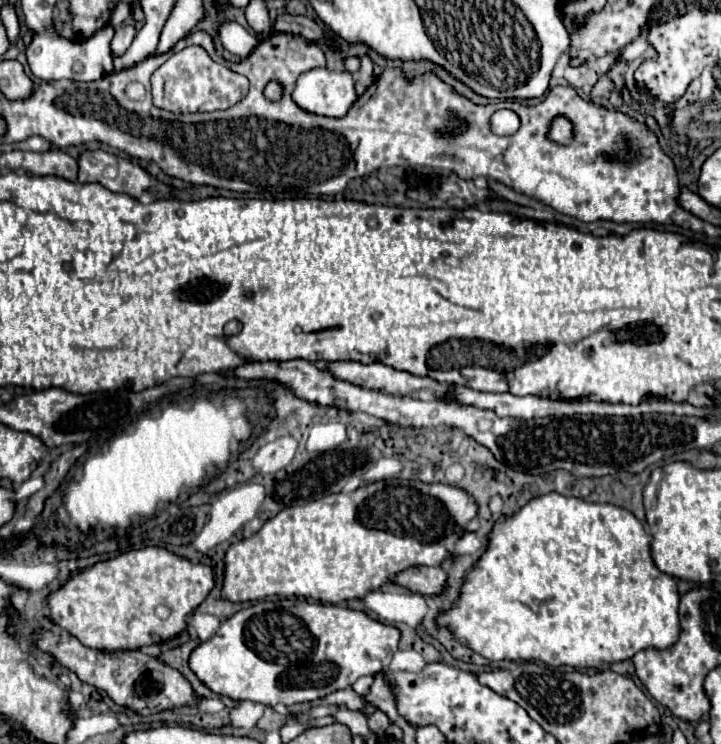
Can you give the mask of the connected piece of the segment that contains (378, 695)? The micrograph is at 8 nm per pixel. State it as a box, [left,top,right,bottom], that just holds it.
[368,674,406,726]

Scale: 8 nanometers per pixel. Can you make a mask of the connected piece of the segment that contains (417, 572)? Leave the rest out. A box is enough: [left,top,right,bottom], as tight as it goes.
[394,566,446,596]

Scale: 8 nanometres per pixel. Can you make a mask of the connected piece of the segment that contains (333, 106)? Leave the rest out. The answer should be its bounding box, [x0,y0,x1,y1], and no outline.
[292,68,356,118]

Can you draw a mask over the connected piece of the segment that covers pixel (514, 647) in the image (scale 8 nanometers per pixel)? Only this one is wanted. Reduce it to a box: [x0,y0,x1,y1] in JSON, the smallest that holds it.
[438,494,682,668]

